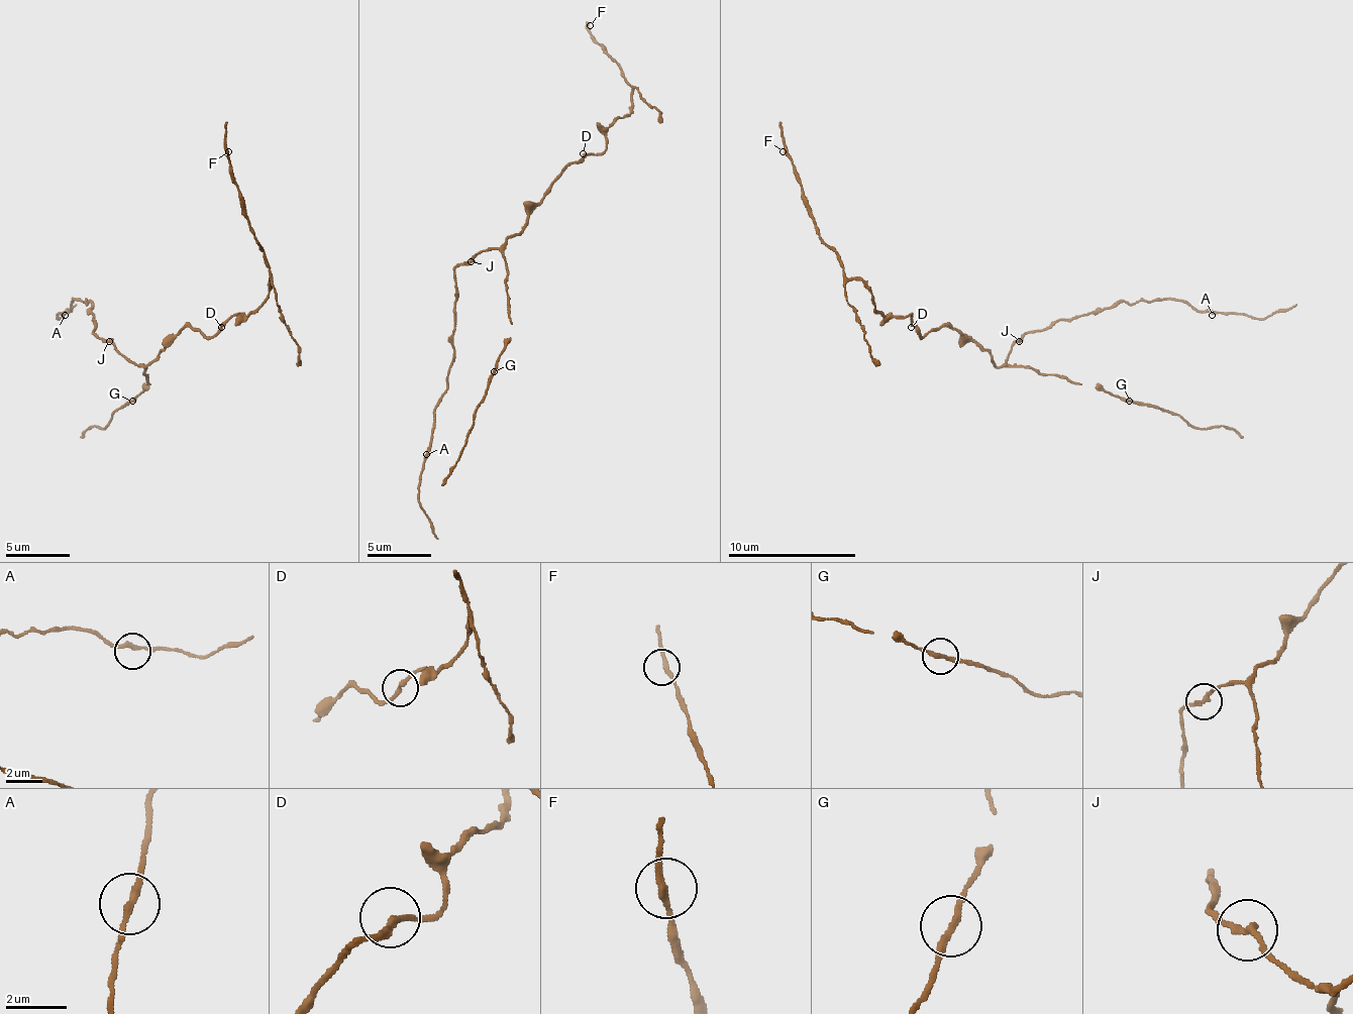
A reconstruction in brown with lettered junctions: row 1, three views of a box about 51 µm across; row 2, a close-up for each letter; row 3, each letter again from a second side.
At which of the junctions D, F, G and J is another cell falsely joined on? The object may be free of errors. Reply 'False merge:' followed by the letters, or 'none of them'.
False merge: none of them

